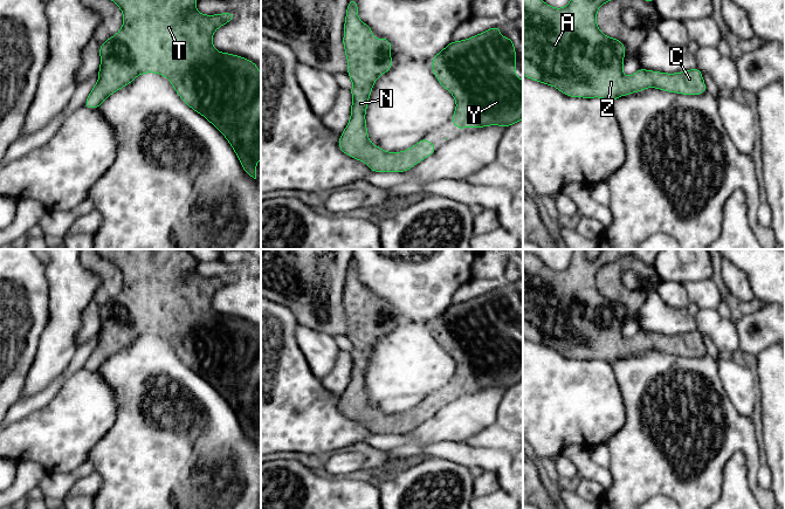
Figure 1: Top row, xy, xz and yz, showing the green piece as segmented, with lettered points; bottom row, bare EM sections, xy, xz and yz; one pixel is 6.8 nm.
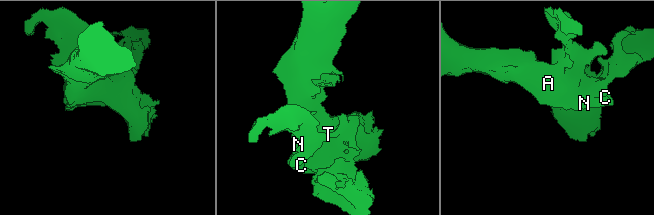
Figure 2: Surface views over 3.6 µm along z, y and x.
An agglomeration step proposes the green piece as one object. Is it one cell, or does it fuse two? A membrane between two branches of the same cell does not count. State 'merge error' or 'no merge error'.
no merge error

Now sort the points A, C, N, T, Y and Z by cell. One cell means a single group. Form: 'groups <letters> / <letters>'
groups A C N T Y Z

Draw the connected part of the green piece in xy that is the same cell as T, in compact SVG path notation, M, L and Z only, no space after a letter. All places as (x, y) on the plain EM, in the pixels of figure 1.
M97 249L97 252L119 268L124 283L120 293L99 309L99 339L84 369L98 370L111 356L131 345L140 336L160 336L171 343L175 355L190 370L202 377L226 399L245 434L256 441L256 425L261 420L261 336L256 325L242 318L219 315L212 307L214 294L232 283L236 276L200 276L195 271L199 261L188 249Z

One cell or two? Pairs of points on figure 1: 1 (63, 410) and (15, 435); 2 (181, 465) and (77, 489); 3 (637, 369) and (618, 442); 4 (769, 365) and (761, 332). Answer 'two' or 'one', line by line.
1: one
2: two
3: one
4: two

